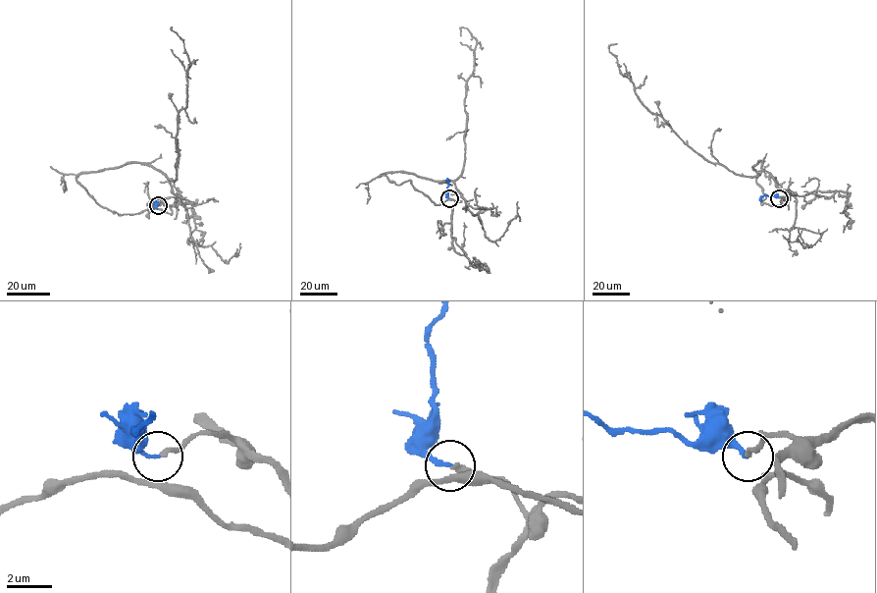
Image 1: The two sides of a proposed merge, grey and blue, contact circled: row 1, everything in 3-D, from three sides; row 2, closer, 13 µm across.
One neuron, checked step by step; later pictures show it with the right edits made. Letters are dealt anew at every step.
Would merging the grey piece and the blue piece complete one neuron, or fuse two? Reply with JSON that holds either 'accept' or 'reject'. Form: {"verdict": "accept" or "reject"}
{"verdict": "accept"}

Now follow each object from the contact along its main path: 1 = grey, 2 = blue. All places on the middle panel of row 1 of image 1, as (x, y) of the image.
1: (449, 198), (461, 201), (436, 204), (410, 181), (379, 177), (461, 173), (476, 39), (461, 35)
2: (449, 198), (447, 179)

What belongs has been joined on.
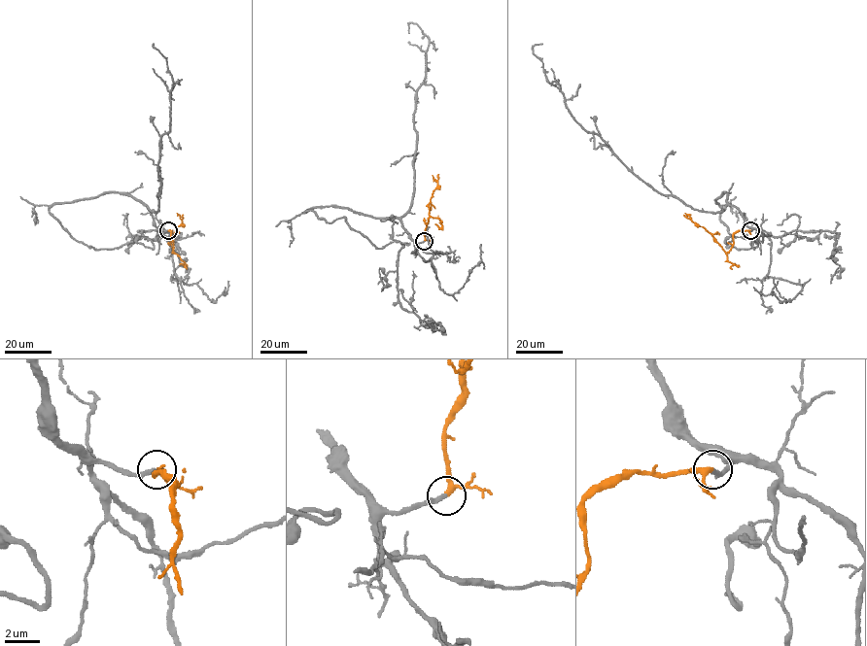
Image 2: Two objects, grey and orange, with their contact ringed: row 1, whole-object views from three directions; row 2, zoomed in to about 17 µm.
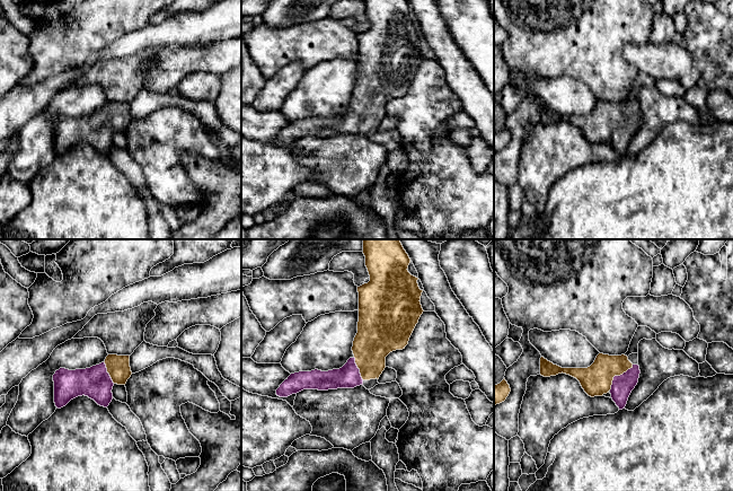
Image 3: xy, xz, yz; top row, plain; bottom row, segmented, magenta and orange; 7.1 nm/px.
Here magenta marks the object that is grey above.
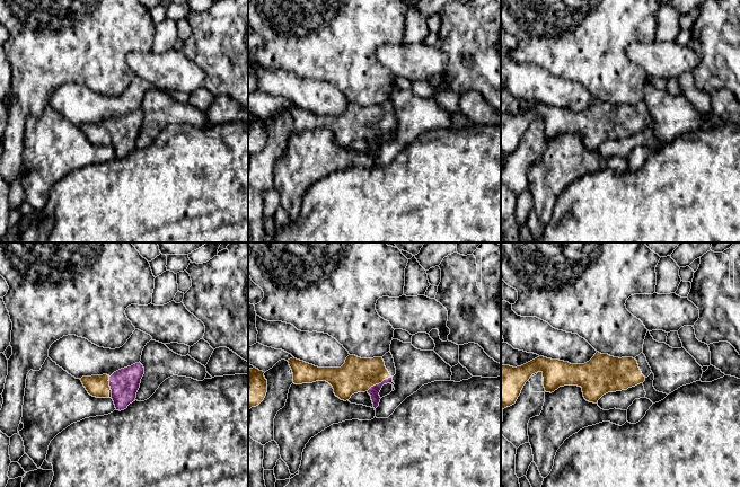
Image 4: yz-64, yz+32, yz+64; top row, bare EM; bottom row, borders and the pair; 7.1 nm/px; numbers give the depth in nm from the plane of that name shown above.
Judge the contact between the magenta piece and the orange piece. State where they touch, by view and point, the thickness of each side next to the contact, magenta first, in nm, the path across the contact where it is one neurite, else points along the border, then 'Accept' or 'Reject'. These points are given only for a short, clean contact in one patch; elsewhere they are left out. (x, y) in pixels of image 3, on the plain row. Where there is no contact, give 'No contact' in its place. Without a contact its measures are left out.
Touches magenta at yz (617, 123). Thickness 150 nm (magenta) against 220 nm. Path across: yz (623, 132), (617, 123), (601, 123), (597, 126). Accept

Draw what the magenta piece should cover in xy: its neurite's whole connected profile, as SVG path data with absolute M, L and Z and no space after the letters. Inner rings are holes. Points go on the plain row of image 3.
M108 102L104 109L86 116L60 115L53 122L55 154L61 156L71 147L85 142L98 152L107 155L113 147L113 133L115 131L125 132L131 122L130 103Z

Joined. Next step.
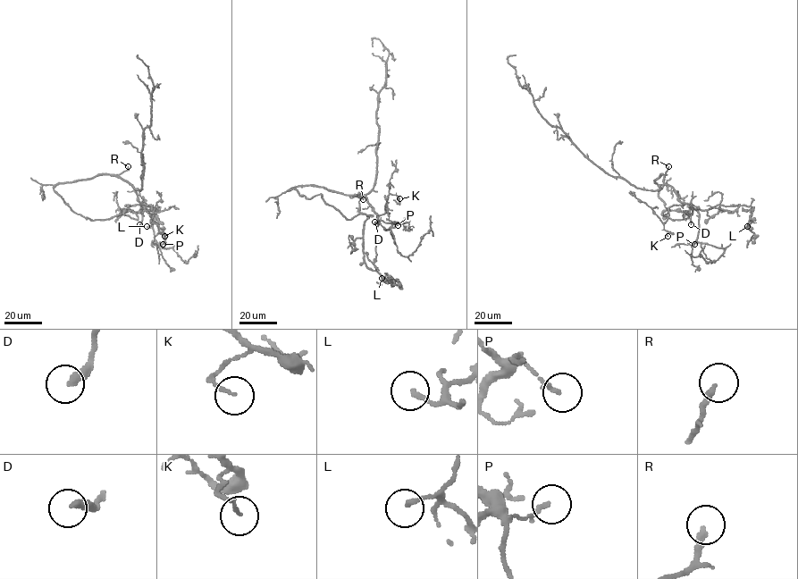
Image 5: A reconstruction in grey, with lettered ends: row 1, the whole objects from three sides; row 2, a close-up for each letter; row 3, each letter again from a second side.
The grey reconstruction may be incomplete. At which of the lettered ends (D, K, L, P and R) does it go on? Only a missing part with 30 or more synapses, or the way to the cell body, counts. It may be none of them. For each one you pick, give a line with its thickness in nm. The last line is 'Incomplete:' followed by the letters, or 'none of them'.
Incomplete: none of them

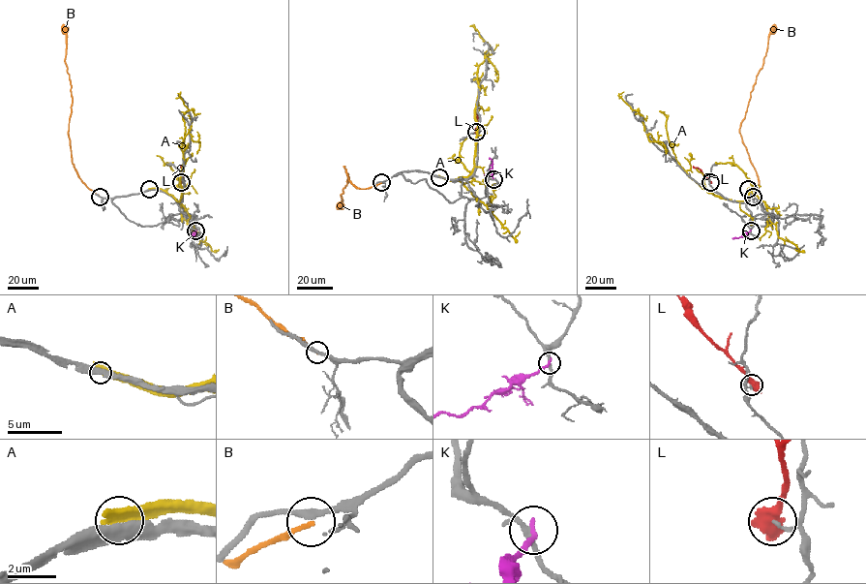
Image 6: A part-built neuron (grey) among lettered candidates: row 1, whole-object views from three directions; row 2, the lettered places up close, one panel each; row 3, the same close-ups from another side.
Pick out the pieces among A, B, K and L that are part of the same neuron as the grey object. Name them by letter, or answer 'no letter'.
no letter

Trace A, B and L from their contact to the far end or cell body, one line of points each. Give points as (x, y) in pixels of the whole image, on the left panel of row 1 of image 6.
A: (149, 189), (164, 190), (180, 199), (182, 143), (194, 117), (193, 110), (179, 97), (180, 92)
B: (100, 197), (82, 181), (73, 163), (68, 132), (73, 98), (65, 61), (66, 28), (63, 24)
L: (181, 181), (181, 166)

